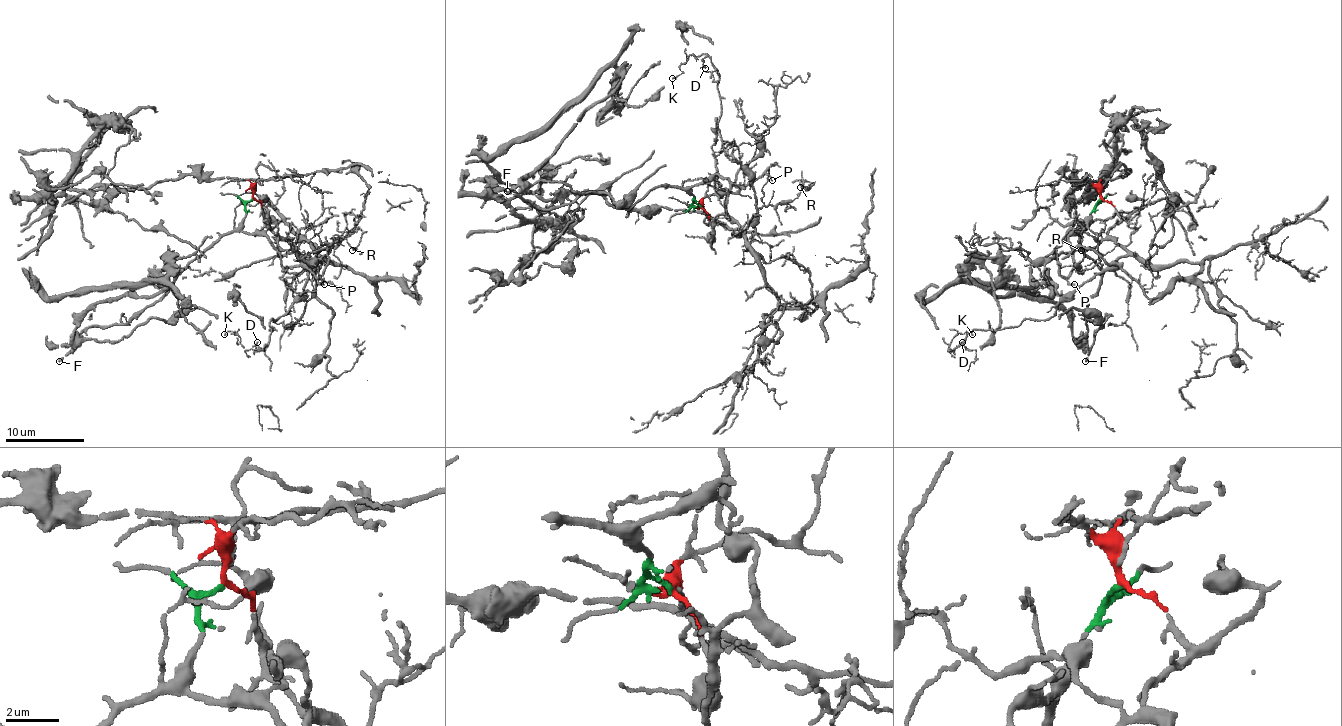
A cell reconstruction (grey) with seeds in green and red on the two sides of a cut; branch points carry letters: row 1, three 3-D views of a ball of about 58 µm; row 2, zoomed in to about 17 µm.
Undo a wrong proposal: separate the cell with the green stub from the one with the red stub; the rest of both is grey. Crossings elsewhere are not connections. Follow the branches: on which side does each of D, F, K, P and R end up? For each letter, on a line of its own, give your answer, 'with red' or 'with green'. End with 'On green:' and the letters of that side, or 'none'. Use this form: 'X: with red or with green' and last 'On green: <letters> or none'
D: with red
F: with green
K: with red
P: with green
R: with red
On green: F, P

